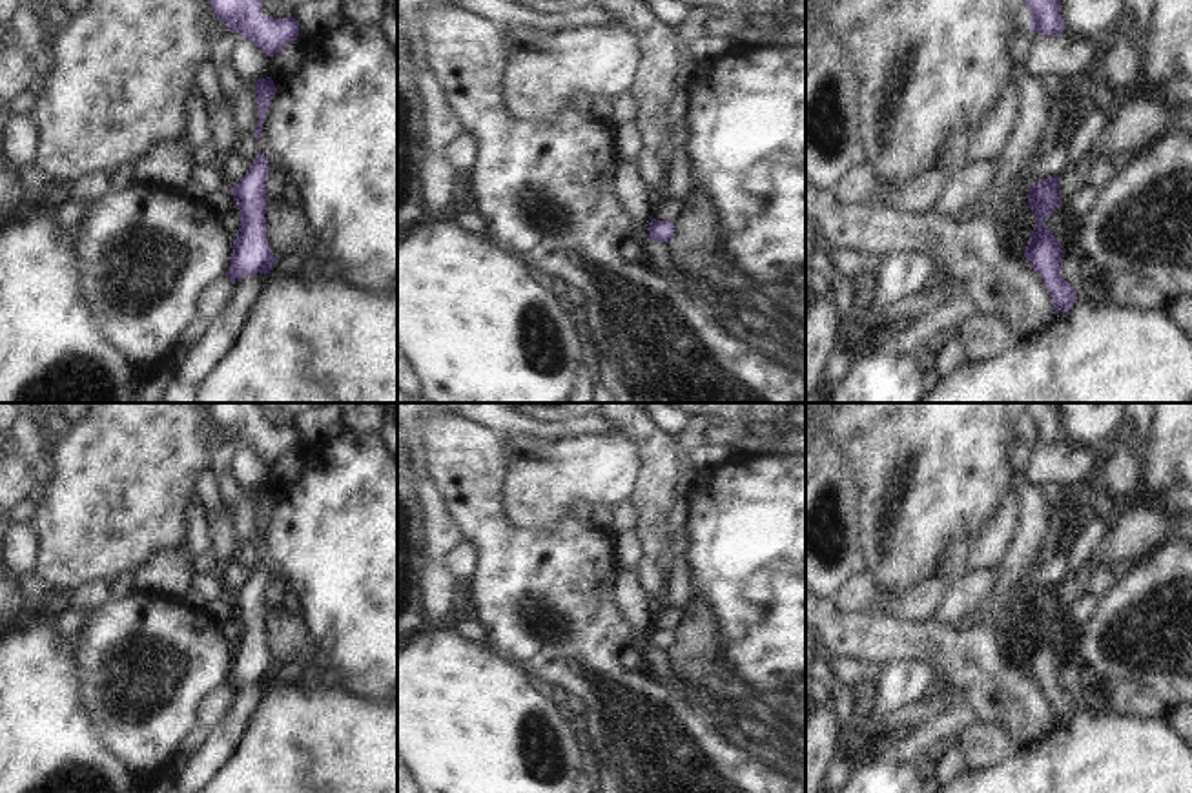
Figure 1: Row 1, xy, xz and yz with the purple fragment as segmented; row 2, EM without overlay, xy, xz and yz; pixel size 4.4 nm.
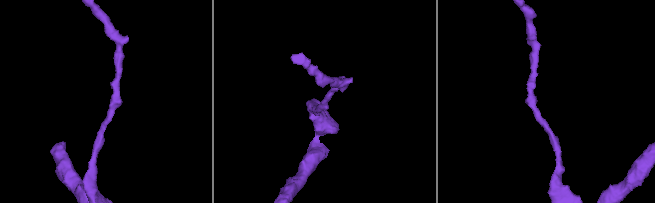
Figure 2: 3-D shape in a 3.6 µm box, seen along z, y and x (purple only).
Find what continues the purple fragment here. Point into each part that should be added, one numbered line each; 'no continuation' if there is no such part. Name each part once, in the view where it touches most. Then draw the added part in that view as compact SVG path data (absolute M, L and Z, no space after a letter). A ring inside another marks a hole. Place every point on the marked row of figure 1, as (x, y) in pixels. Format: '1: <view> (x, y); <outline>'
no continuation

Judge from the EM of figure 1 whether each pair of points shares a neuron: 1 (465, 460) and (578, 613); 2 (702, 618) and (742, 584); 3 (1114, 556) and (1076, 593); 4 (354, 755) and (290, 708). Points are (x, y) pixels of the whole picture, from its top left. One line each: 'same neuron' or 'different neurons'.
1: same neuron
2: different neurons
3: same neuron
4: same neuron

